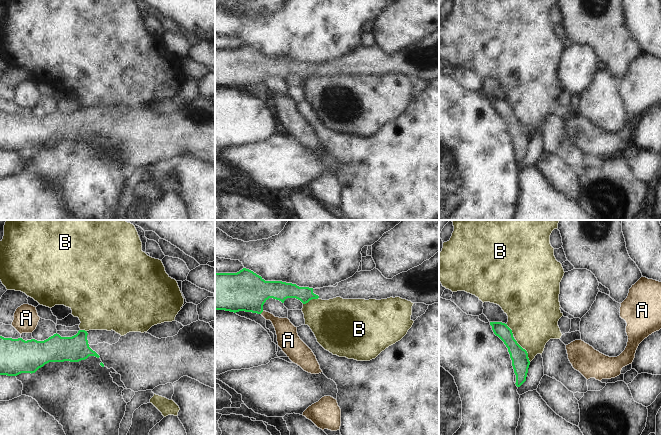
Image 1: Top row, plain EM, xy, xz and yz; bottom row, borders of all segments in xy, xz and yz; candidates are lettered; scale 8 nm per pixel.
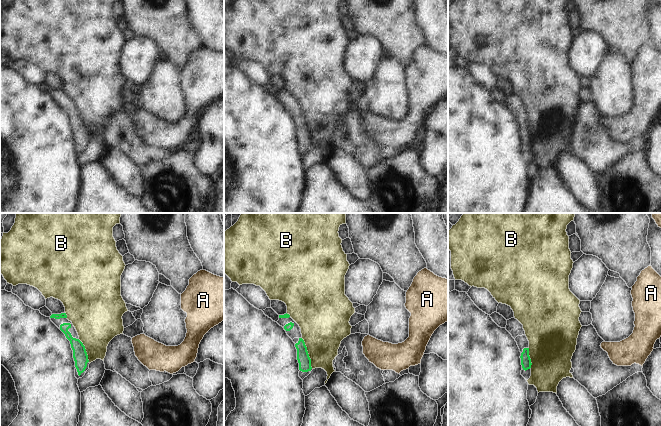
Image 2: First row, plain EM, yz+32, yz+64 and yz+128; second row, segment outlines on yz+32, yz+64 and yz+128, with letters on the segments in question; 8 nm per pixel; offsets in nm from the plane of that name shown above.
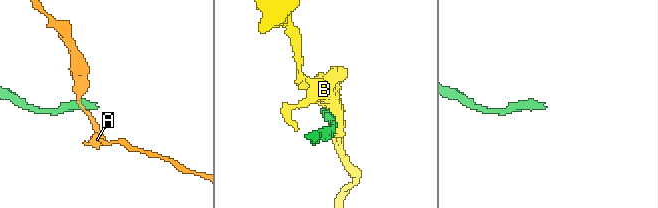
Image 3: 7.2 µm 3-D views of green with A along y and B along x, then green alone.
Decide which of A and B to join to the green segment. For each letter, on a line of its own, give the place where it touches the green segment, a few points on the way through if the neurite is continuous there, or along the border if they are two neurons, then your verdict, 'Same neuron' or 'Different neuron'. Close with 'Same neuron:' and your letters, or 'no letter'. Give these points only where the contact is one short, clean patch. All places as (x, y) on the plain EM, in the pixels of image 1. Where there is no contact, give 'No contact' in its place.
A: Touches green at xz (261, 88). Boundary: xz (263, 87), (260, 89). Different neuron
B: Touches green at yz (526, 127). Boundary: yz (515, 116), (526, 127), (530, 137). Different neuron
Same neuron: no letter.

